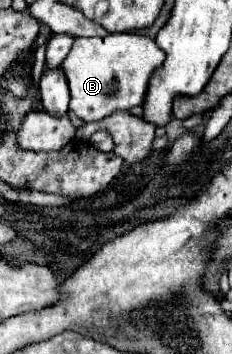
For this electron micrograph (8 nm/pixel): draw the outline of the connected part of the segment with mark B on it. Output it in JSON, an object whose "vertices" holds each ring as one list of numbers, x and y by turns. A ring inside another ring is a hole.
{"vertices":[[107,33,105,37,77,37,61,69,65,73,71,105,69,109,81,121,101,121,115,111,127,111,141,105,147,93,149,79,165,61,165,51,141,33]]}

